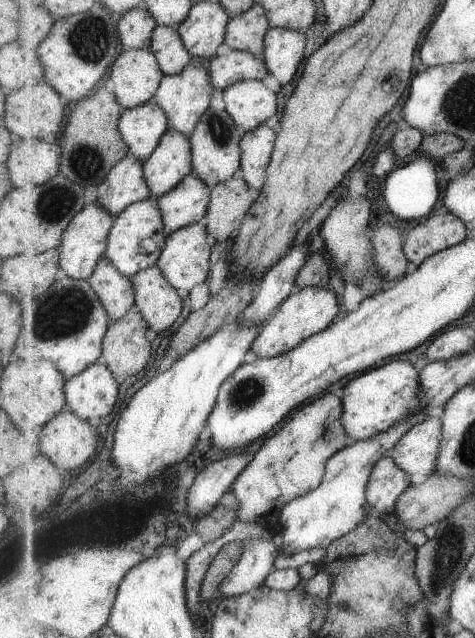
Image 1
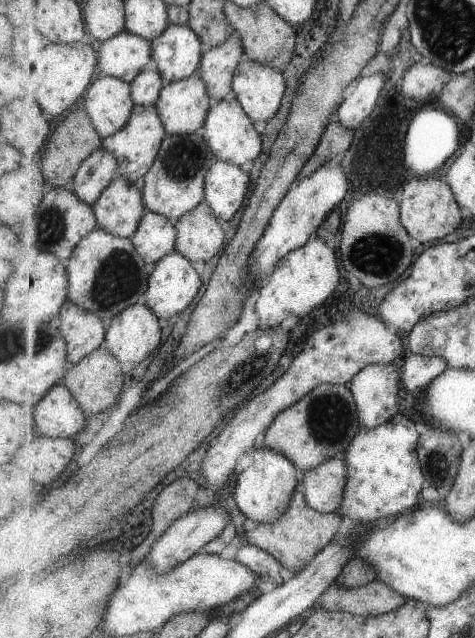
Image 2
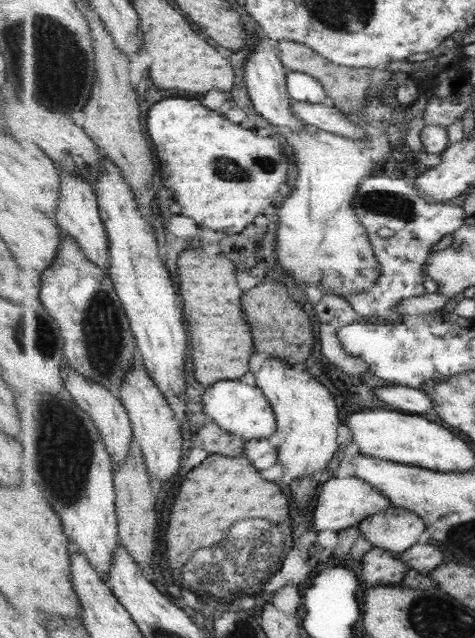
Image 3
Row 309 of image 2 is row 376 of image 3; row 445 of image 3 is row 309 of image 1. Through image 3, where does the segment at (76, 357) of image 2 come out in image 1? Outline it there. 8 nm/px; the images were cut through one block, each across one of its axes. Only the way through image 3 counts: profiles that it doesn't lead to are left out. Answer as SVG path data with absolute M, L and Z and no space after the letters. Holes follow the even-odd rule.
M104 257L88 280L96 289L101 304L114 322L124 319L136 304L136 292L129 276L121 272L113 260Z

